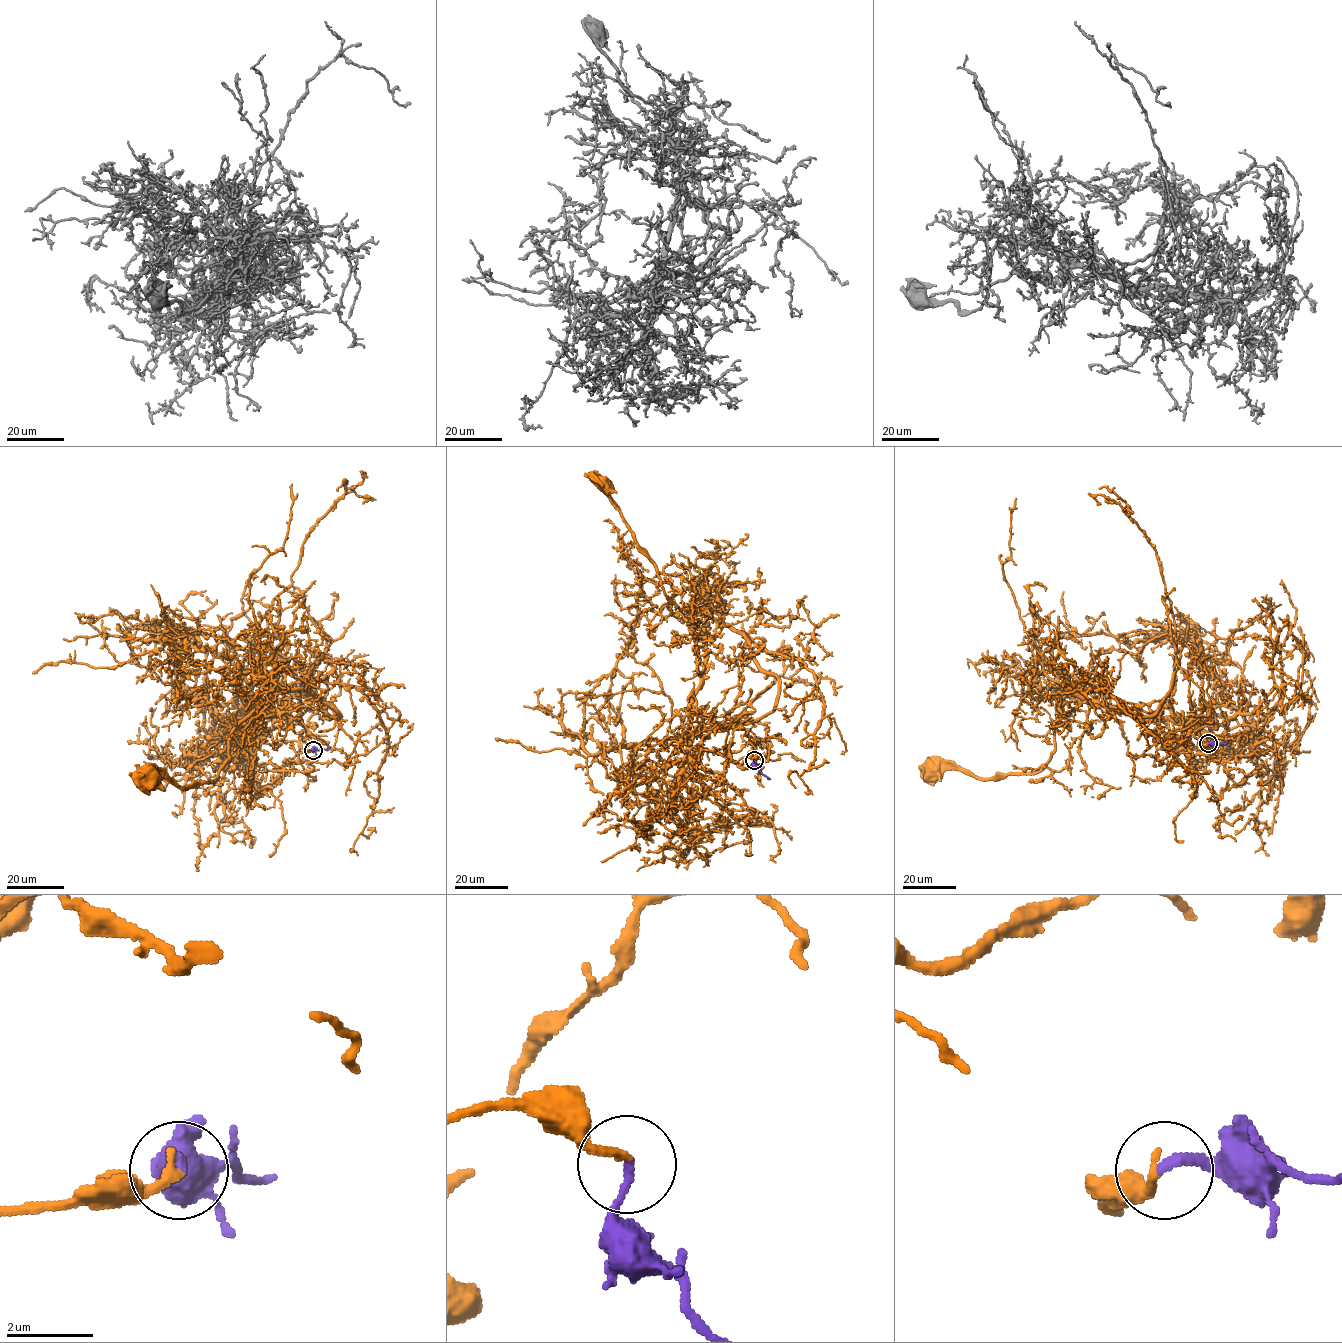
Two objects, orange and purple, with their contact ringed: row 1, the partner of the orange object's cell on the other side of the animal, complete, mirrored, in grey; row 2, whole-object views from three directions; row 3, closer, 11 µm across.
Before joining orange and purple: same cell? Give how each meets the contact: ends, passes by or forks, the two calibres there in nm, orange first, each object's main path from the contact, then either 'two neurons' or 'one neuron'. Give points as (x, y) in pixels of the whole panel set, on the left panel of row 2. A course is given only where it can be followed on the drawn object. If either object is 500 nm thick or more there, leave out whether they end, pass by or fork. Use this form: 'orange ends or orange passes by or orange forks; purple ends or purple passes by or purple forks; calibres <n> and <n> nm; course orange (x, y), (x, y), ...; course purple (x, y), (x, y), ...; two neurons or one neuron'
orange ends; purple ends; calibres 240 and 190 nm; course orange (313, 749), (282, 767), (252, 759), (243, 724), (259, 695), (213, 781), (149, 774); course purple (313, 749), (330, 746); one neuron

